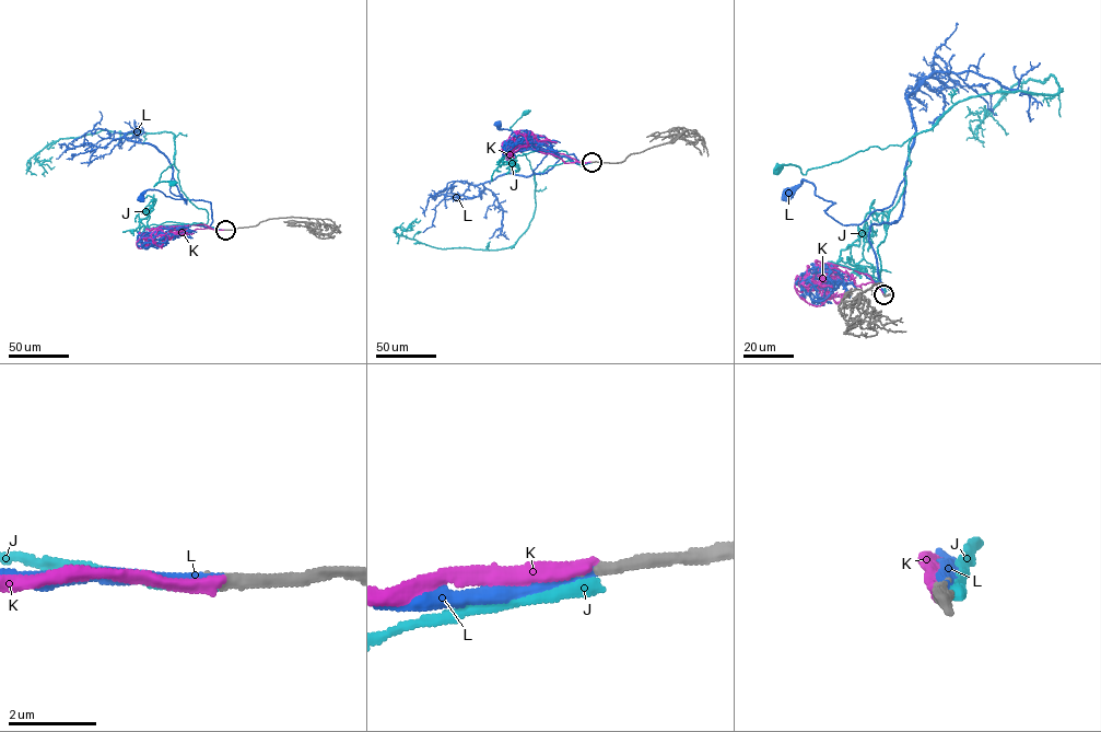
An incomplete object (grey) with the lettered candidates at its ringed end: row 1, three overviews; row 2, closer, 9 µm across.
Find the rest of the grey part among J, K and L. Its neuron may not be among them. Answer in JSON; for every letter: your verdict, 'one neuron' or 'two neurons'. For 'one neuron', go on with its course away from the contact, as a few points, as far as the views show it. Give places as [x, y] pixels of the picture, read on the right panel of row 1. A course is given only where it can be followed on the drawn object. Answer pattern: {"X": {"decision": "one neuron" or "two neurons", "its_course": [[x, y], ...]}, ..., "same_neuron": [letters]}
{"J": {"decision": "two neurons"}, "K": {"decision": "two neurons"}, "L": {"decision": "one neuron", "its_course": [[883, 294], [868, 232], [897, 221], [905, 174], [858, 224], [803, 178], [787, 194]]}, "same_neuron": ["L"]}

